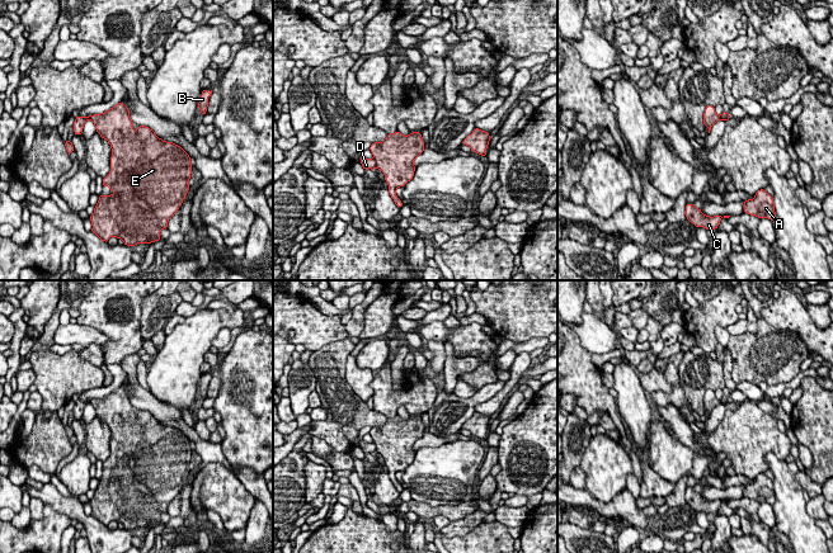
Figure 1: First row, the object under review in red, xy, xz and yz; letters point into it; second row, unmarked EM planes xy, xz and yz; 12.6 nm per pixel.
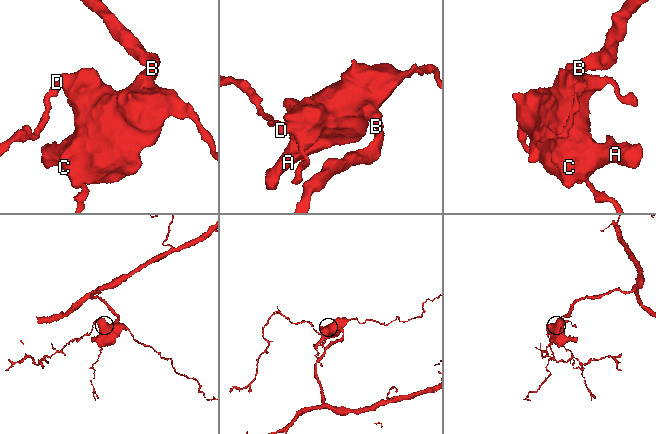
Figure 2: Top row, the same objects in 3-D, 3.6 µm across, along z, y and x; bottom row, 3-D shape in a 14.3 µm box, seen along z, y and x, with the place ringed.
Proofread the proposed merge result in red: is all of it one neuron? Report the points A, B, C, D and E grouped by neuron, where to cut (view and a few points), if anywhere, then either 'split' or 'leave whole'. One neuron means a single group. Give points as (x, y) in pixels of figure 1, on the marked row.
groups A B C E / D; cut xz (373, 159), (376, 166); split

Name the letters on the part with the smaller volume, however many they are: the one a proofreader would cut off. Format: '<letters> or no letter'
D

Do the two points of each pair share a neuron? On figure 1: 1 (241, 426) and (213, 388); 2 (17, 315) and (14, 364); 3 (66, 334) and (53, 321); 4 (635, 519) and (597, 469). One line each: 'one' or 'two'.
1: two
2: one
3: two
4: two

